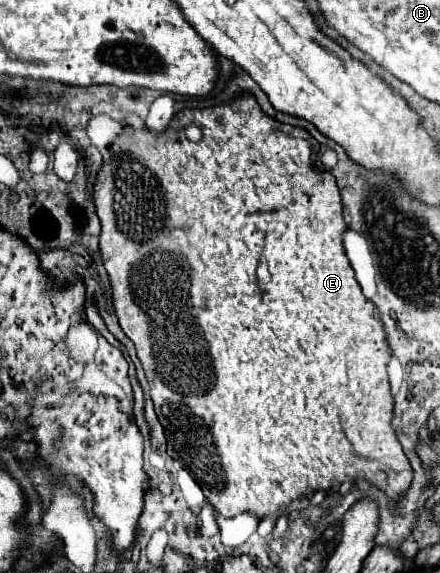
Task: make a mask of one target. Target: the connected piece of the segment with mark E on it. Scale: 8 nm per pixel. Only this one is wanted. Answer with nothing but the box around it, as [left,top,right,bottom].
[93,93,413,519]

